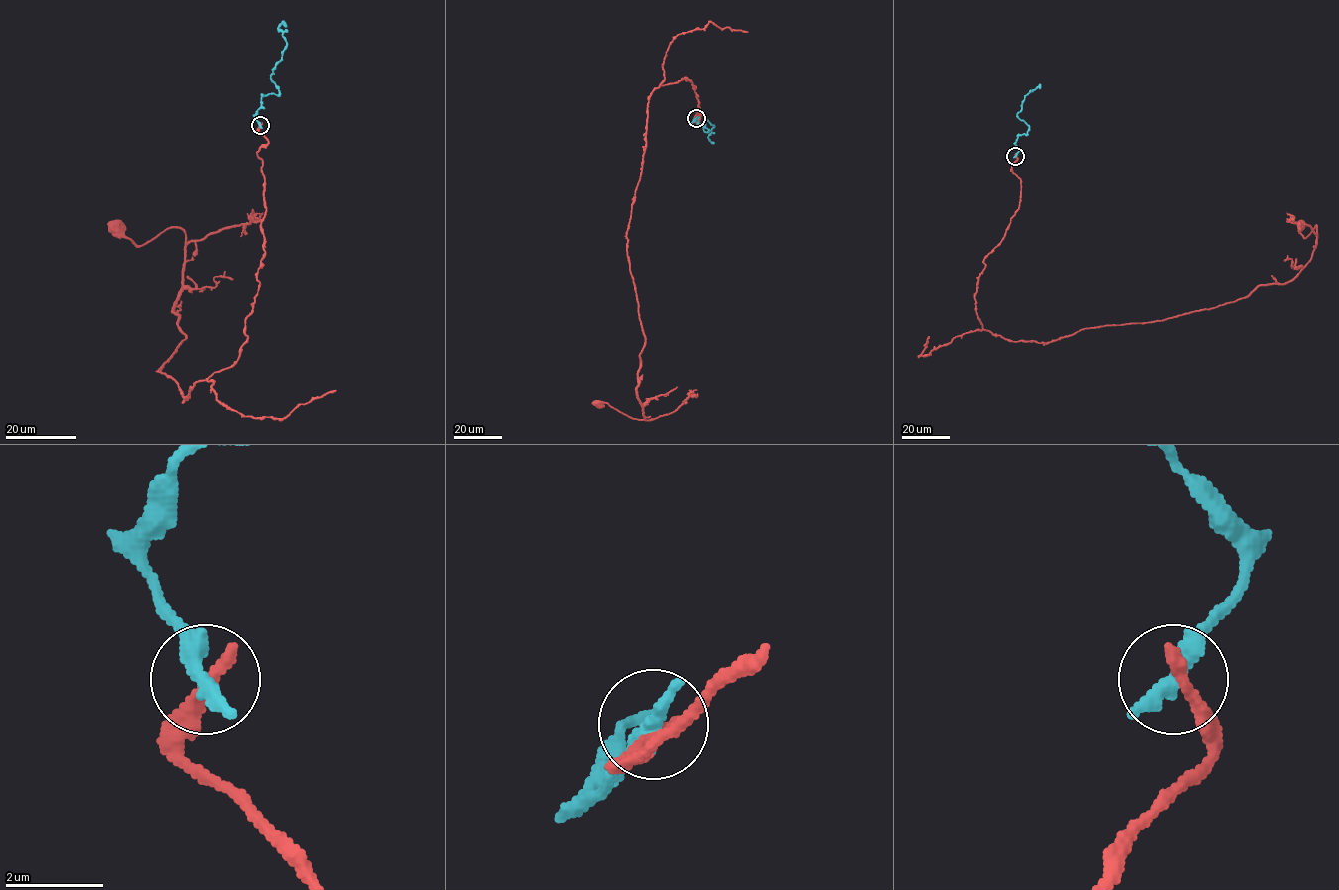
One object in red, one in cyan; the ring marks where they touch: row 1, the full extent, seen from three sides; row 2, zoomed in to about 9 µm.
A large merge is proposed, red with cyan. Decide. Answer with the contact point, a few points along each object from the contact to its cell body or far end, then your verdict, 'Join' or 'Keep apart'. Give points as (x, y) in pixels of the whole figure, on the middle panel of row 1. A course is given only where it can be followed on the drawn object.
Place: (696, 118). Course of red: (695, 118), (699, 103), (686, 77), (649, 97), (627, 231), (644, 338), (637, 391), (644, 419), (598, 405). Course of cyan: (695, 118), (692, 121), (696, 118), (708, 129), (705, 132), (706, 120), (714, 126), (708, 137), (714, 143). Keep apart

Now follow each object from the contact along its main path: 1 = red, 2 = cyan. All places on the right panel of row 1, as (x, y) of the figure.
1: (1015, 156), (1019, 208), (974, 296), (982, 327), (1012, 341), (1288, 283), (1316, 241), (1302, 226)
2: (1015, 156), (1017, 137), (1026, 135), (1029, 128), (1017, 114), (1024, 97), (1040, 88)

